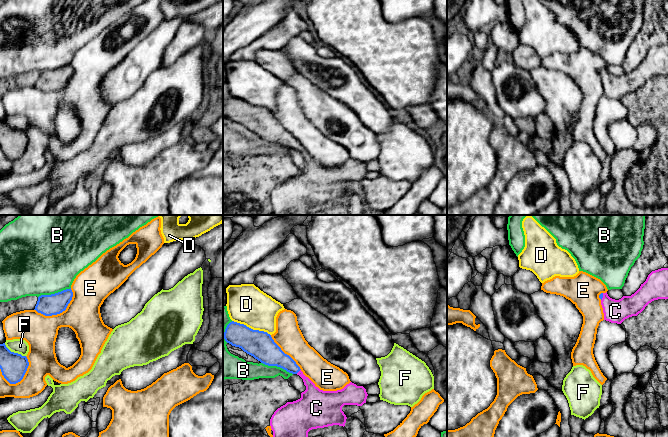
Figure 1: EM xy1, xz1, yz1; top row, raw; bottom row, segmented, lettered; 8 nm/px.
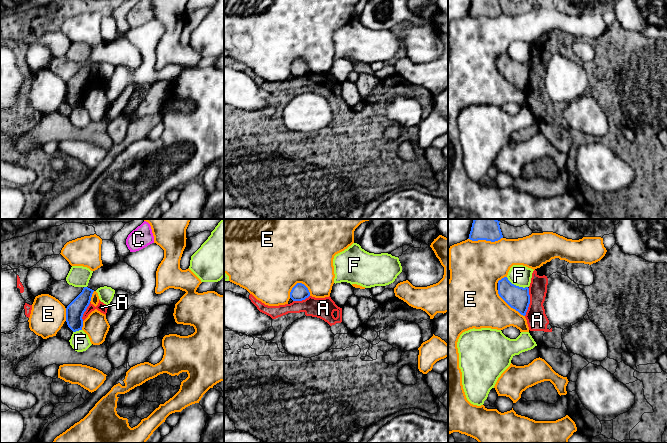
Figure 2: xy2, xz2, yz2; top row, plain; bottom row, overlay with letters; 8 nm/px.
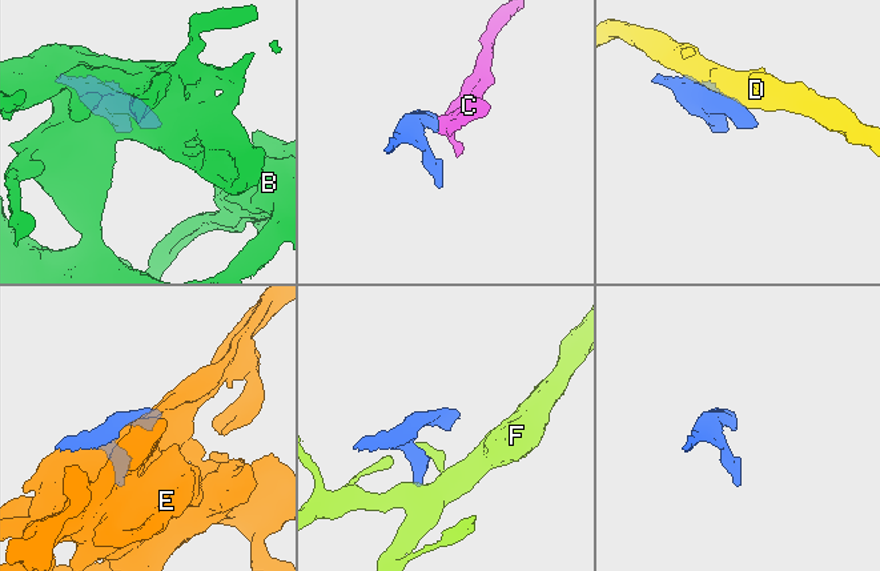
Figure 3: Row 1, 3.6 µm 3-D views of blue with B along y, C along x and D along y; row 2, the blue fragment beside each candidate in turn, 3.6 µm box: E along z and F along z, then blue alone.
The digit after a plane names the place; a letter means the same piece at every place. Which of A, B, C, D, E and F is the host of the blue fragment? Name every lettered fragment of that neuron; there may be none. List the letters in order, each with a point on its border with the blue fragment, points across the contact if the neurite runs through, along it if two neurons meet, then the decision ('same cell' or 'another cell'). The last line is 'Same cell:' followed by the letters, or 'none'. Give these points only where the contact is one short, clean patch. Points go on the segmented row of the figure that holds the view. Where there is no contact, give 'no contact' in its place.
A: contact yz2 (529, 302); border yz2 (529, 288), (529, 306), (524, 315); another cell
B: contact xy1 (55, 293); another cell
C: contact xz1 (298, 371); way xz1 (272, 355), (283, 360), (298, 371), (309, 384), (313, 398); same cell
D: contact xz1 (250, 328); another cell
E: contact xy1 (60, 312); another cell
F: contact yz2 (517, 286); another cell
Same cell: C

